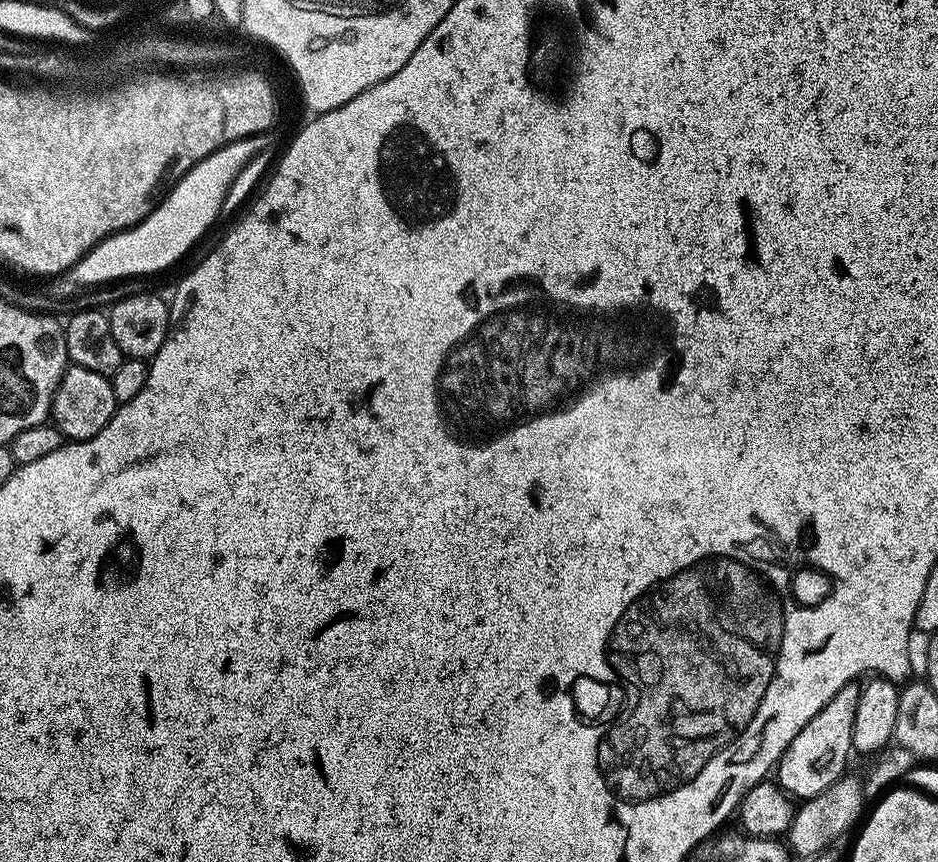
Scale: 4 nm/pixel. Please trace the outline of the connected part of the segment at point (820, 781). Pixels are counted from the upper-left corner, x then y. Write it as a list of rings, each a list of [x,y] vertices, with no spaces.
[[[849,682],[838,689],[832,697],[810,718],[790,746],[780,756],[780,762],[774,776],[781,788],[793,798],[807,798],[817,795],[839,773],[844,759],[852,752],[852,730],[856,699],[860,697],[860,688]]]

